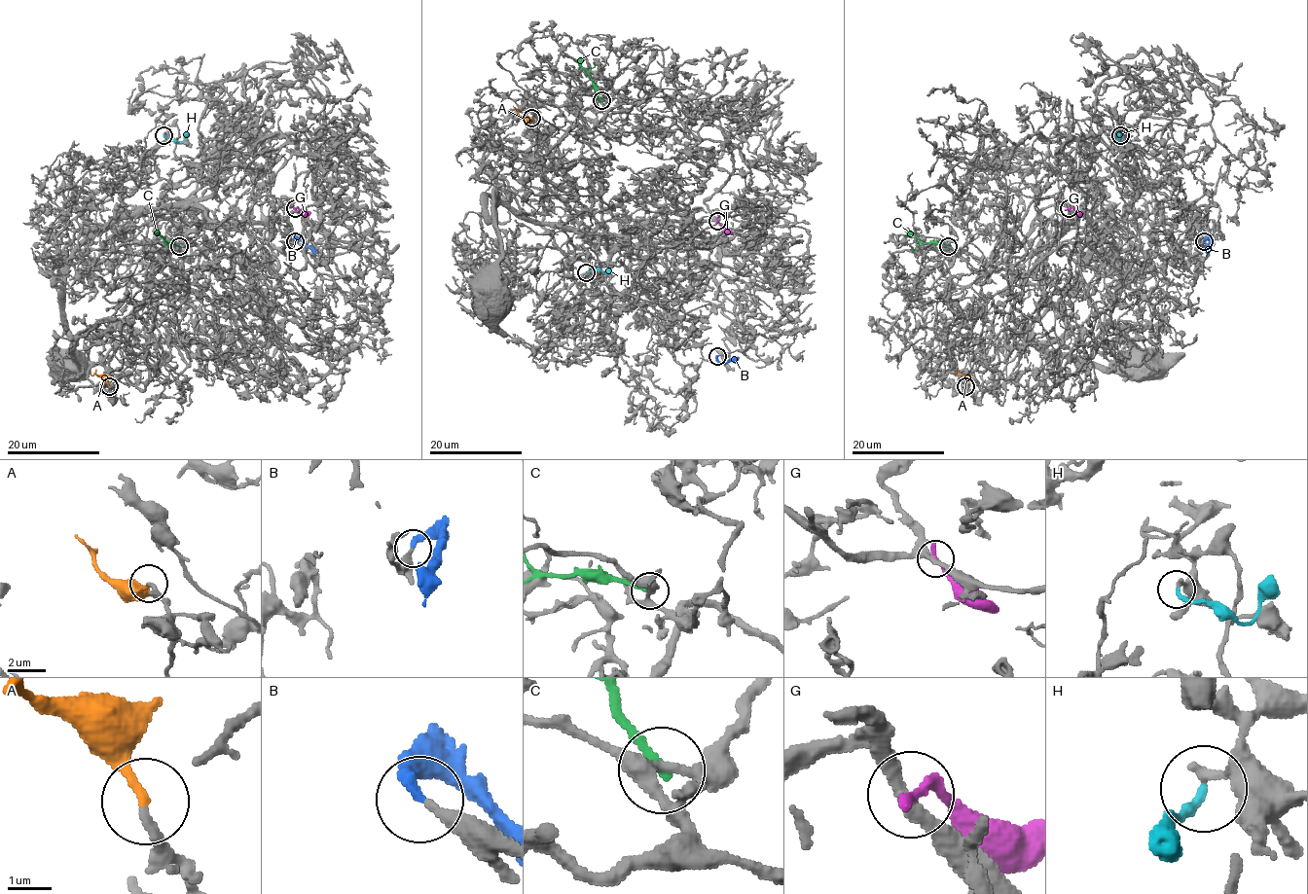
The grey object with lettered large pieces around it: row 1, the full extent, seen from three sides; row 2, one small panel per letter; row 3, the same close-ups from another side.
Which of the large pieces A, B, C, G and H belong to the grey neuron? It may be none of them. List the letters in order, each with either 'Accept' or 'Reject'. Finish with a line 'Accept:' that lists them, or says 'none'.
A: Accept
B: Accept
C: Reject
G: Reject
H: Reject
Accept: A, B

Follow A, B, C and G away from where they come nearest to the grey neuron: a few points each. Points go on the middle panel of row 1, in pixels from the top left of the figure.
A: (531, 119), (525, 120), (513, 105)
B: (718, 356), (721, 362), (738, 358)
C: (602, 101), (579, 56)
G: (717, 222), (733, 234)

